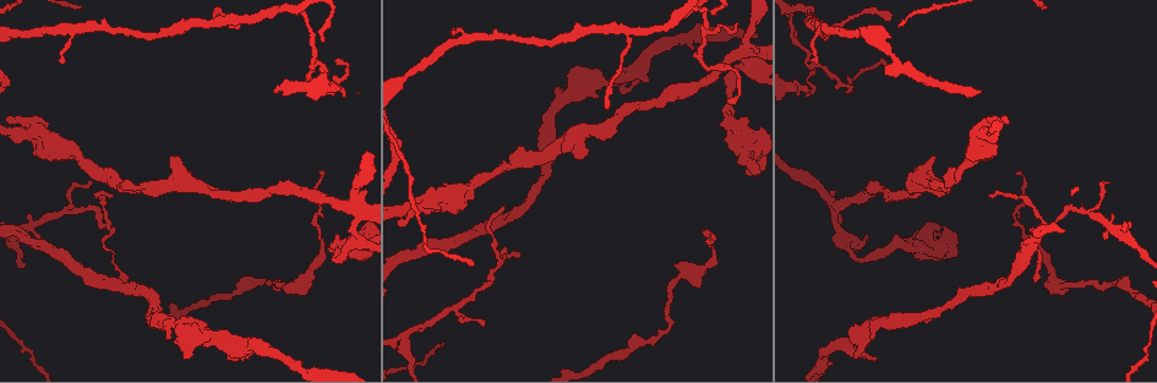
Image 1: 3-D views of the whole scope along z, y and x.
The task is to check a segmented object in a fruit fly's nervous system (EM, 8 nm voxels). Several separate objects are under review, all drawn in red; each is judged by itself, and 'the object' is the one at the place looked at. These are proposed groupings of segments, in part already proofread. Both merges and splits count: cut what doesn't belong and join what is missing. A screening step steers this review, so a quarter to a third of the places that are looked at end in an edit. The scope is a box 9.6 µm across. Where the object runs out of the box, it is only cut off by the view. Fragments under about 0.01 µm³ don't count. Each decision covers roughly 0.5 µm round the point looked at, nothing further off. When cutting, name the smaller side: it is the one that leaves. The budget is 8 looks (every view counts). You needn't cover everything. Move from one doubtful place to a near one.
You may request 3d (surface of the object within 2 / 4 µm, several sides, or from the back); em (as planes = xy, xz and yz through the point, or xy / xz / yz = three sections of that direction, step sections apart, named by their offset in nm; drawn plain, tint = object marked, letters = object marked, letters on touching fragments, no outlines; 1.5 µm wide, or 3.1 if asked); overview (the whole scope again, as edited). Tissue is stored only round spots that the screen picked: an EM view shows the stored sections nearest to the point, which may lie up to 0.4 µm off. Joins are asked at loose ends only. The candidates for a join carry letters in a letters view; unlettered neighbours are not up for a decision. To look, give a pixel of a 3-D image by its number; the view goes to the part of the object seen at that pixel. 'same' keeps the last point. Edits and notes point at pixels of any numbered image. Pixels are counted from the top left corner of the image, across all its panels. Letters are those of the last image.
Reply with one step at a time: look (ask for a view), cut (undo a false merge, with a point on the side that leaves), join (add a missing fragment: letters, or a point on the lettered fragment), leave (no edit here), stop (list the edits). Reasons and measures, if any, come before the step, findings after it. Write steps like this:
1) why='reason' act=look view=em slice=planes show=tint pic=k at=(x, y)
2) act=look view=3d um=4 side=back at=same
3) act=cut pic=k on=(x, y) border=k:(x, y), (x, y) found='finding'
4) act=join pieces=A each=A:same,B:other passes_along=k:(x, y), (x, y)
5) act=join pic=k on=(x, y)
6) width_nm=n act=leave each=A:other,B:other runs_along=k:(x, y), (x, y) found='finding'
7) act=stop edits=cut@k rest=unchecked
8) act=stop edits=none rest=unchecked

why='long arm stops here' act=look view=3d um=2 pic=1 at=(885, 61)

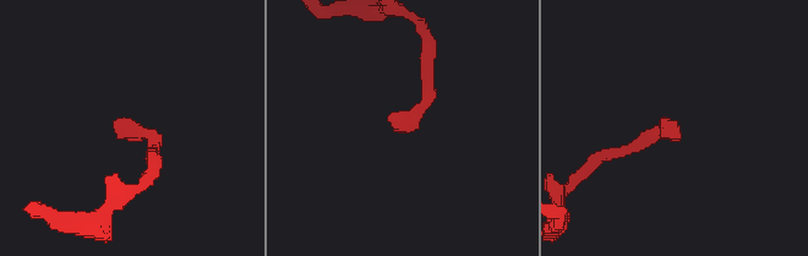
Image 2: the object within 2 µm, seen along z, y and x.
act=look view=em slice=planes show=letters pic=2 at=(392, 126)

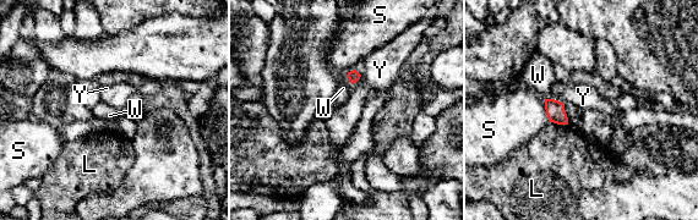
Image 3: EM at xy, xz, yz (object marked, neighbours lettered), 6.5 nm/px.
width_nm=80 act=leave each=L:other,S:other,W:other,Y:other border=3:(544, 99), (545, 114), (550, 121) found='none of them fits'

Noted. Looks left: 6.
why='tapers out' act=look view=em slice=xy step=4 show=tint pic=1 at=(275, 90)

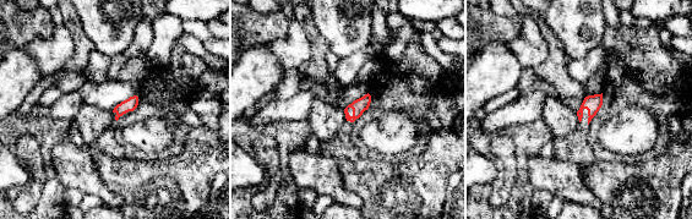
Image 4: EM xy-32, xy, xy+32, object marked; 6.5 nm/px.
why='see the neighbours' act=look view=em slice=xy step=4 show=letters at=same

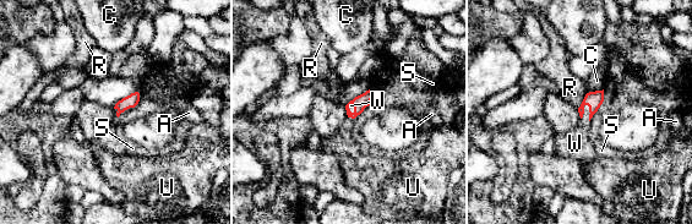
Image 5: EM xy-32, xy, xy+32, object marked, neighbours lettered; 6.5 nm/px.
act=join pieces=W each=A:other,C:other,R:other,S:other,U:other,W:same passes_along=5:(593, 99), (589, 112), (576, 143) found='the neuron continues'

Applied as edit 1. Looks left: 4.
act=look view=overview

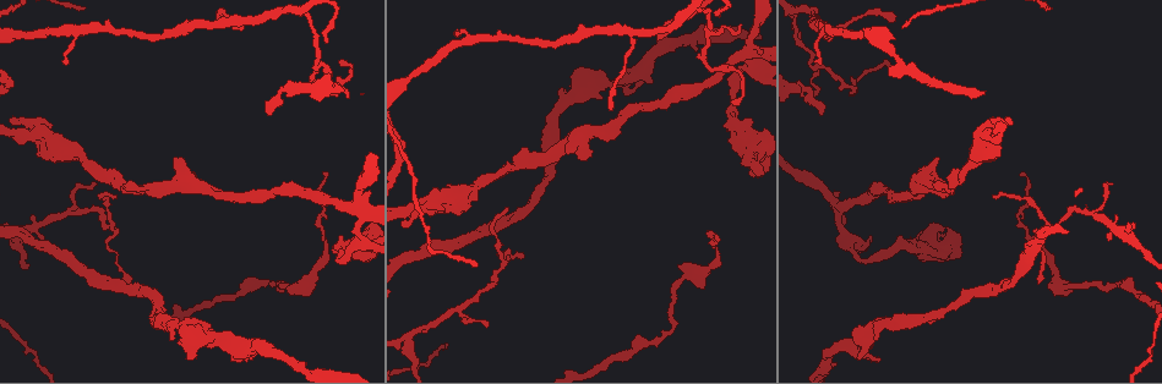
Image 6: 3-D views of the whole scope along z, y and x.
why='three-way junction' act=look view=em slice=planes show=plain pic=6 at=(755, 66)

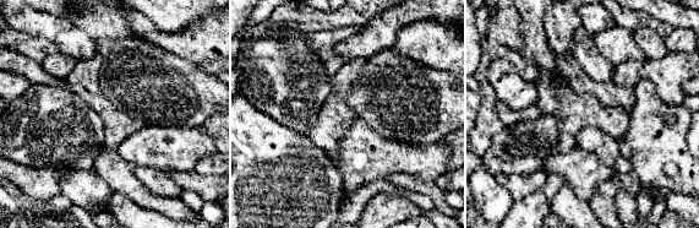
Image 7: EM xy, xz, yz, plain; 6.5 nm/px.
why='where the object lies' act=look view=em slice=planes show=tint at=same

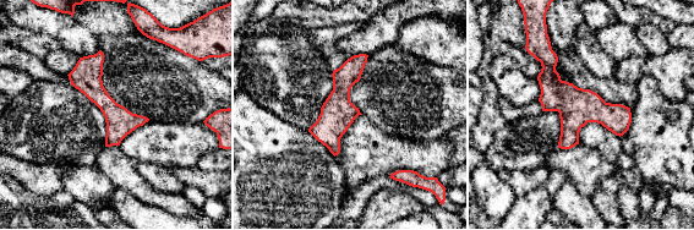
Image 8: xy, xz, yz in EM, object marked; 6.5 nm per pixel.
why='what lies round it' act=look view=em slice=planes show=letters at=same

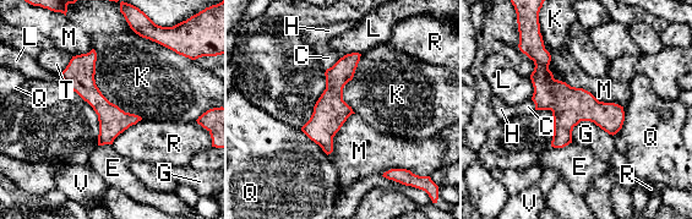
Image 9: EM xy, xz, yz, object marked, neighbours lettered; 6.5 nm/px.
longest_contact=K:550nm act=leave each=C:other,E:other,G:other,H:other,K:other,L:other,M:other,Q:other,R:other,T:other,V:other border=9:(565, 81), (599, 100), (622, 107) found='all the same neuron'

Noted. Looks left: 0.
act=stop edits=join@5 rest=unchecked

